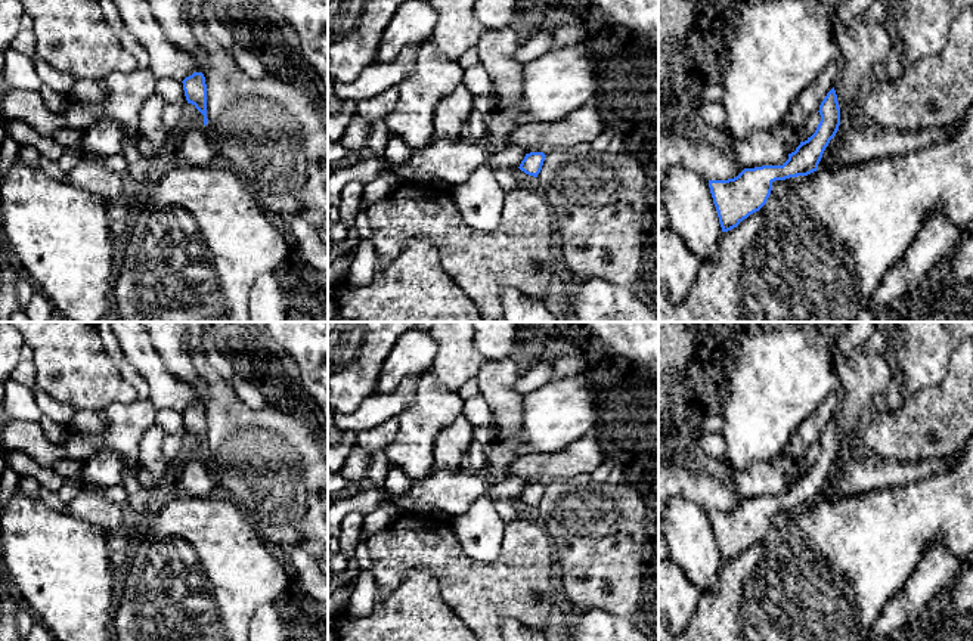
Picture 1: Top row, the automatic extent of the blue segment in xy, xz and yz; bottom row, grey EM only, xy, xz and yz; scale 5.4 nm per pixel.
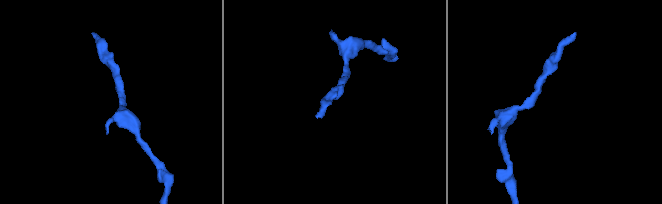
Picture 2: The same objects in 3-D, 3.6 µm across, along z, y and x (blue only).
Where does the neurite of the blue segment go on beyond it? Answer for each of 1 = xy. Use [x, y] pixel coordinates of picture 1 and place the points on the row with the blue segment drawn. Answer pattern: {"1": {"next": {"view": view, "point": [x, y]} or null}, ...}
{"1": {"next": null}}

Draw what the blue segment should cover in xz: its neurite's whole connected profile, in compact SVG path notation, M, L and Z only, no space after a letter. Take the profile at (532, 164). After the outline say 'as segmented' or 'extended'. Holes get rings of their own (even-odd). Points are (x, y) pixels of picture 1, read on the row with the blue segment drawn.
M530 152L526 154L524 160L520 164L520 170L524 171L529 176L537 177L537 174L542 170L543 161L545 161L543 152Z; as segmented

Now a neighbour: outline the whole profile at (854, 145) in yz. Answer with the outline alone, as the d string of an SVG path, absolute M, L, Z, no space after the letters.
M865 123L861 128L846 128L825 148L818 170L867 162L876 158L907 155L948 140L955 124L920 131L898 131Z

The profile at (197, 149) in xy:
M186 126L180 137L179 162L192 167L219 162L207 126Z

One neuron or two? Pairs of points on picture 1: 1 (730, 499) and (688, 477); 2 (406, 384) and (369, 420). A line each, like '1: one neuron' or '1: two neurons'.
1: one neuron
2: one neuron

